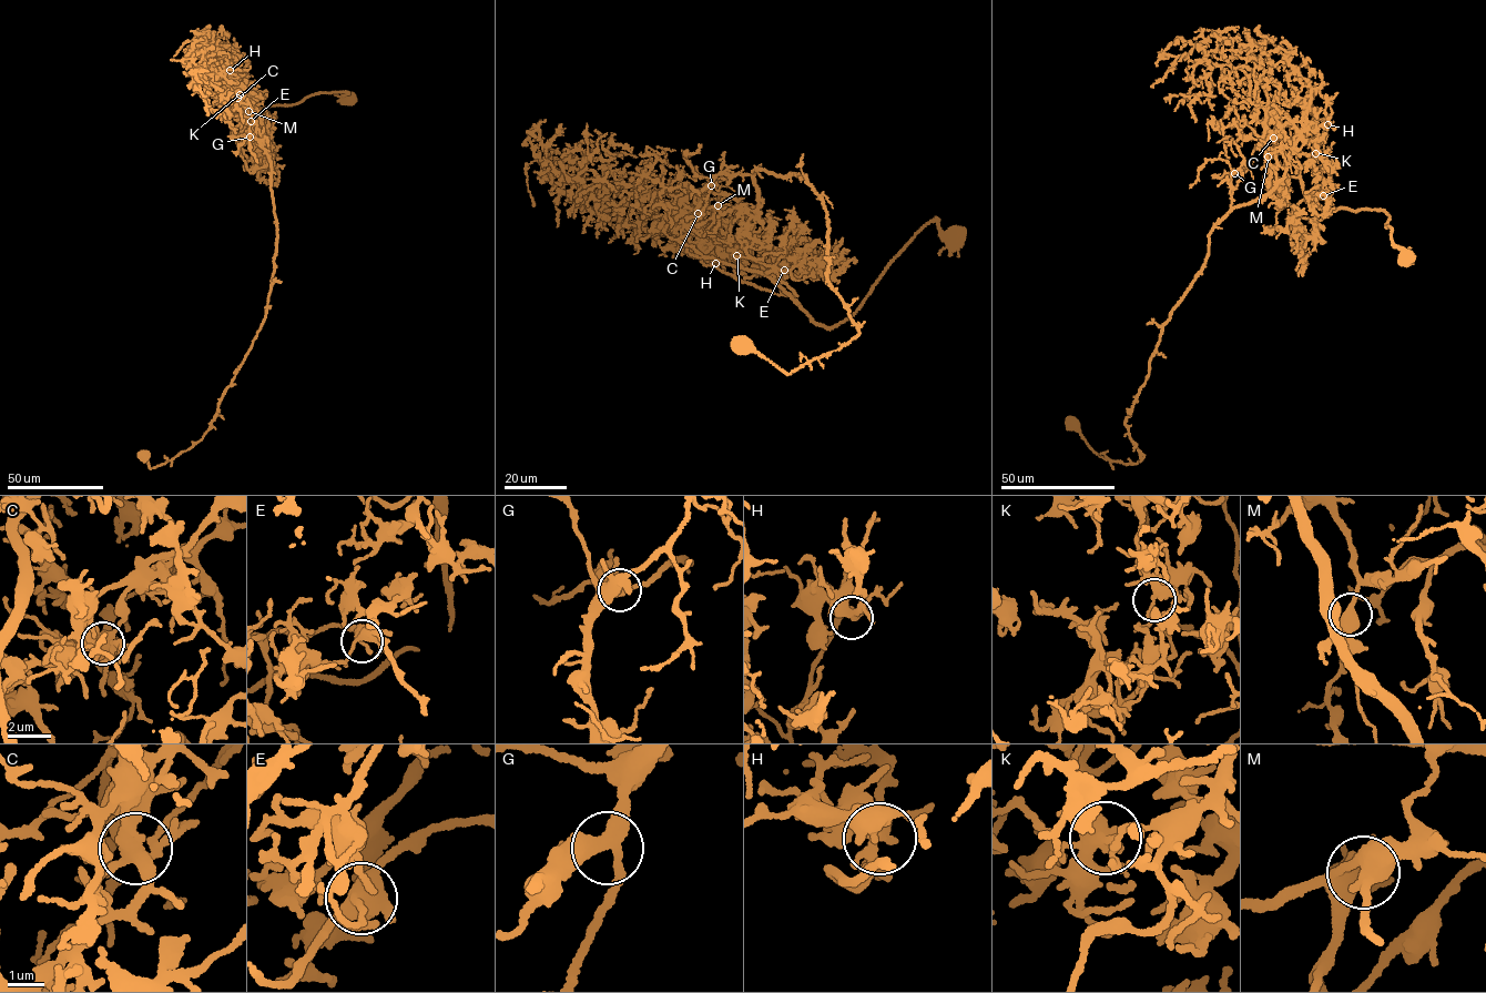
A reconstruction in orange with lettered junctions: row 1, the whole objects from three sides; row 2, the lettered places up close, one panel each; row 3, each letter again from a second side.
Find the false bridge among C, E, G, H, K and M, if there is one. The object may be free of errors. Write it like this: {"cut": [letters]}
{"cut": ["C"]}

